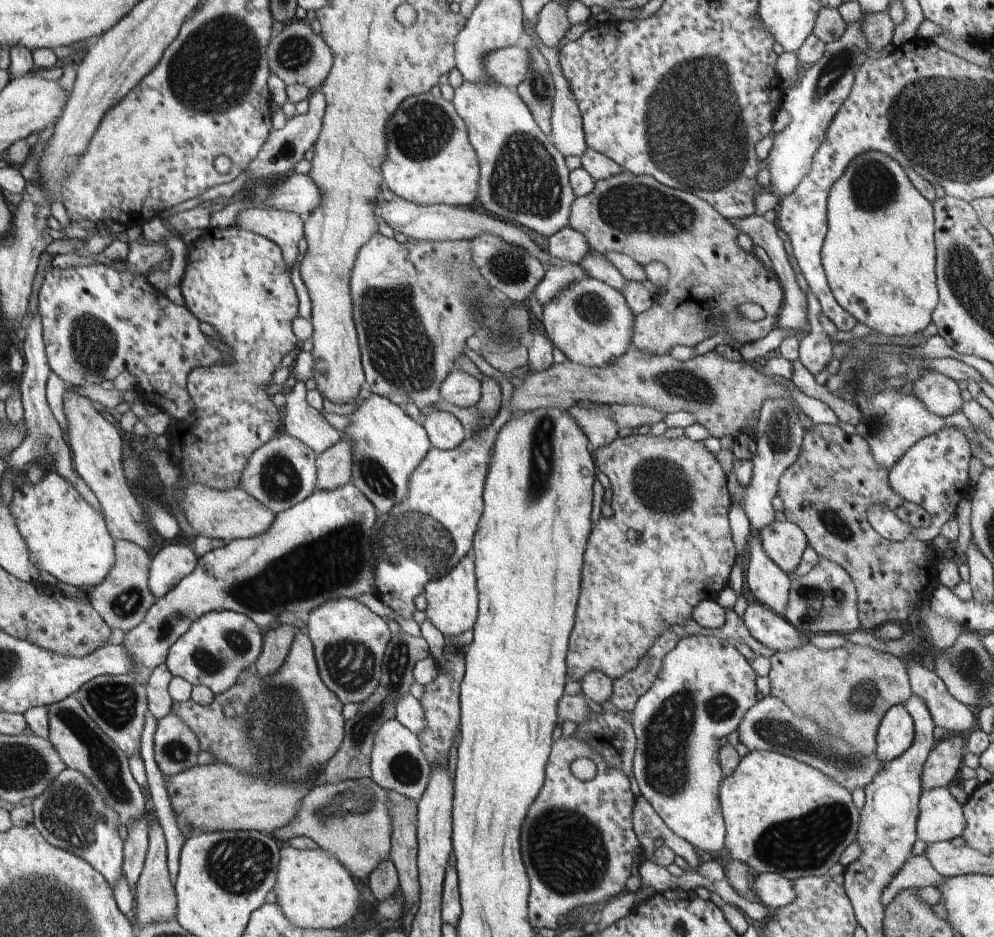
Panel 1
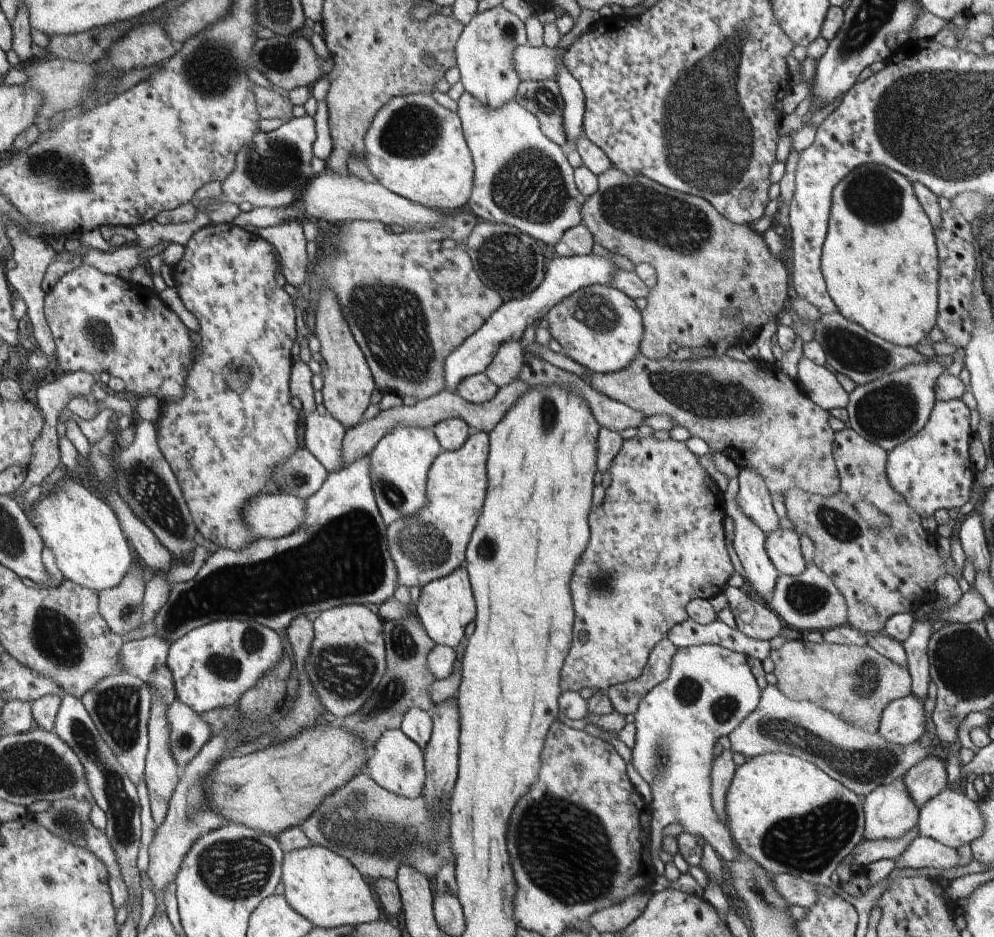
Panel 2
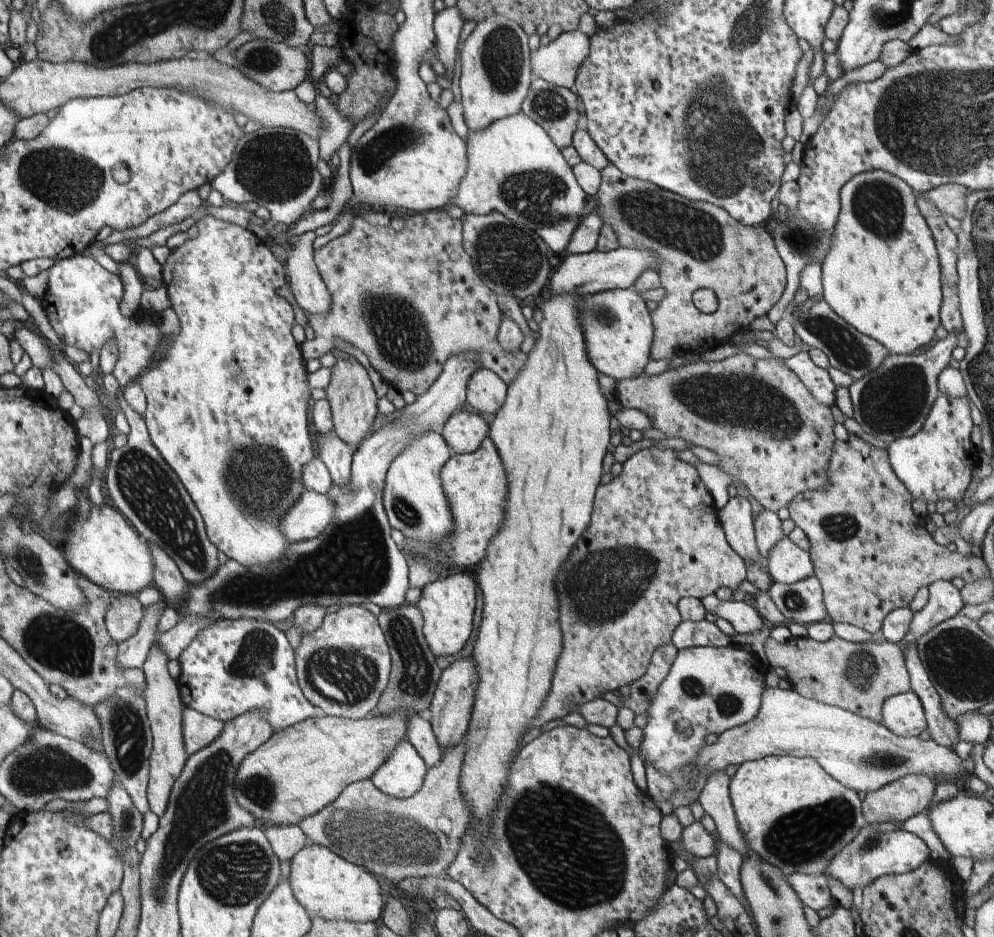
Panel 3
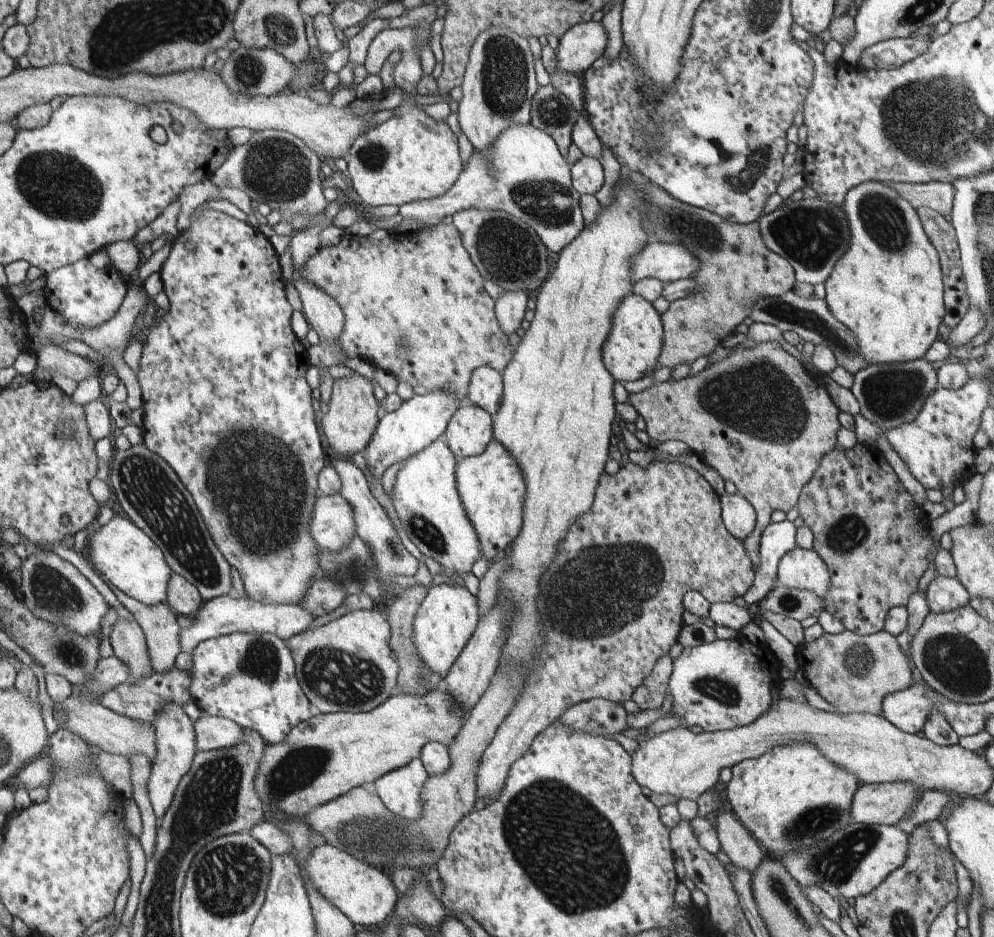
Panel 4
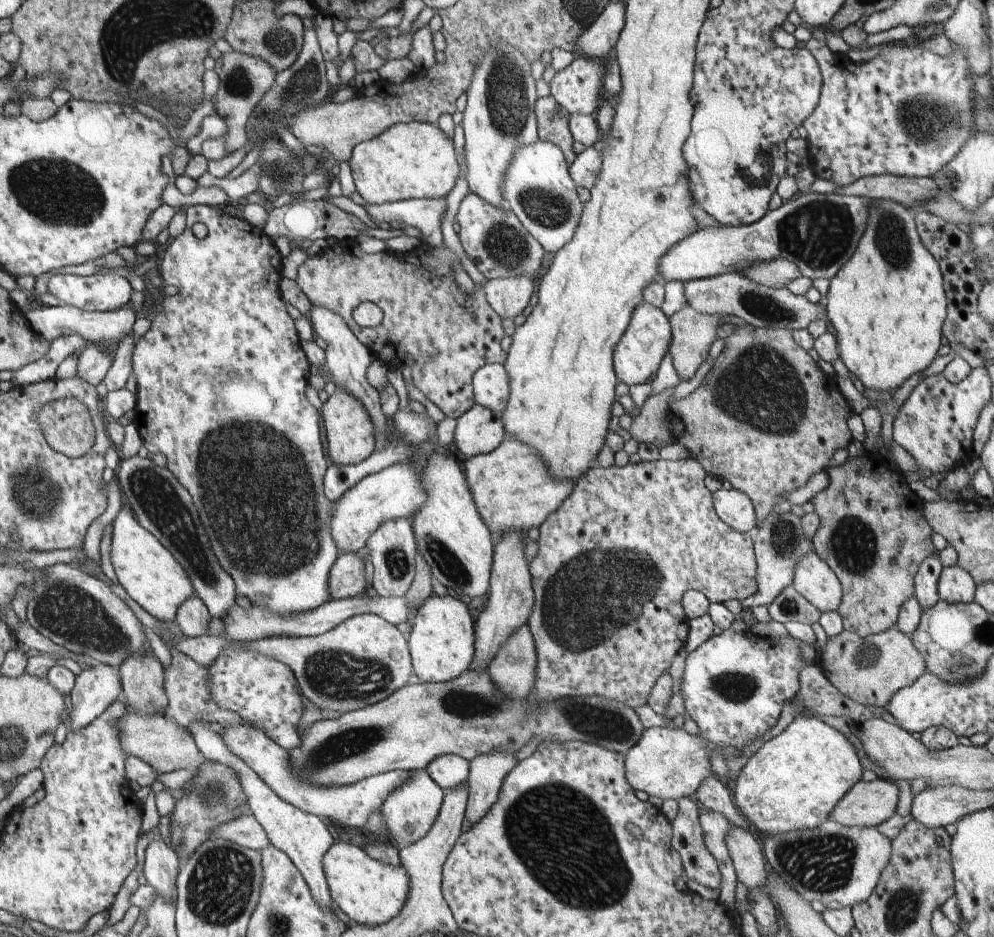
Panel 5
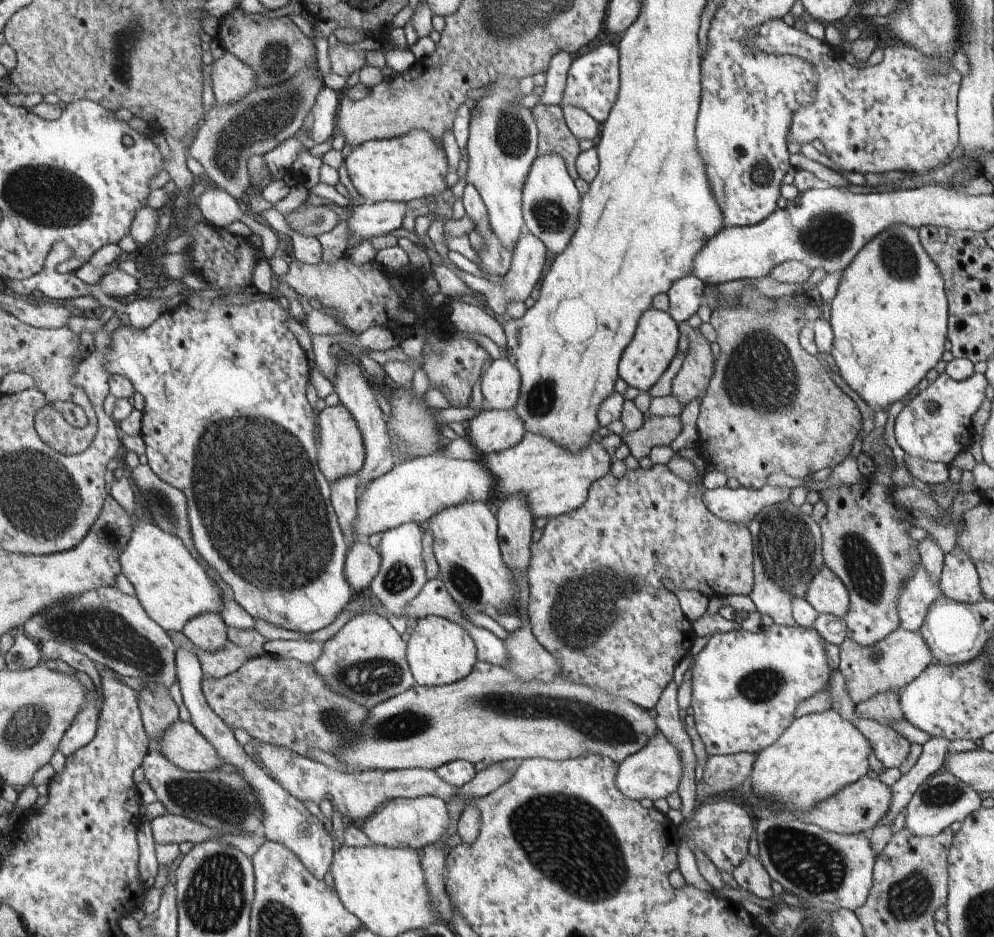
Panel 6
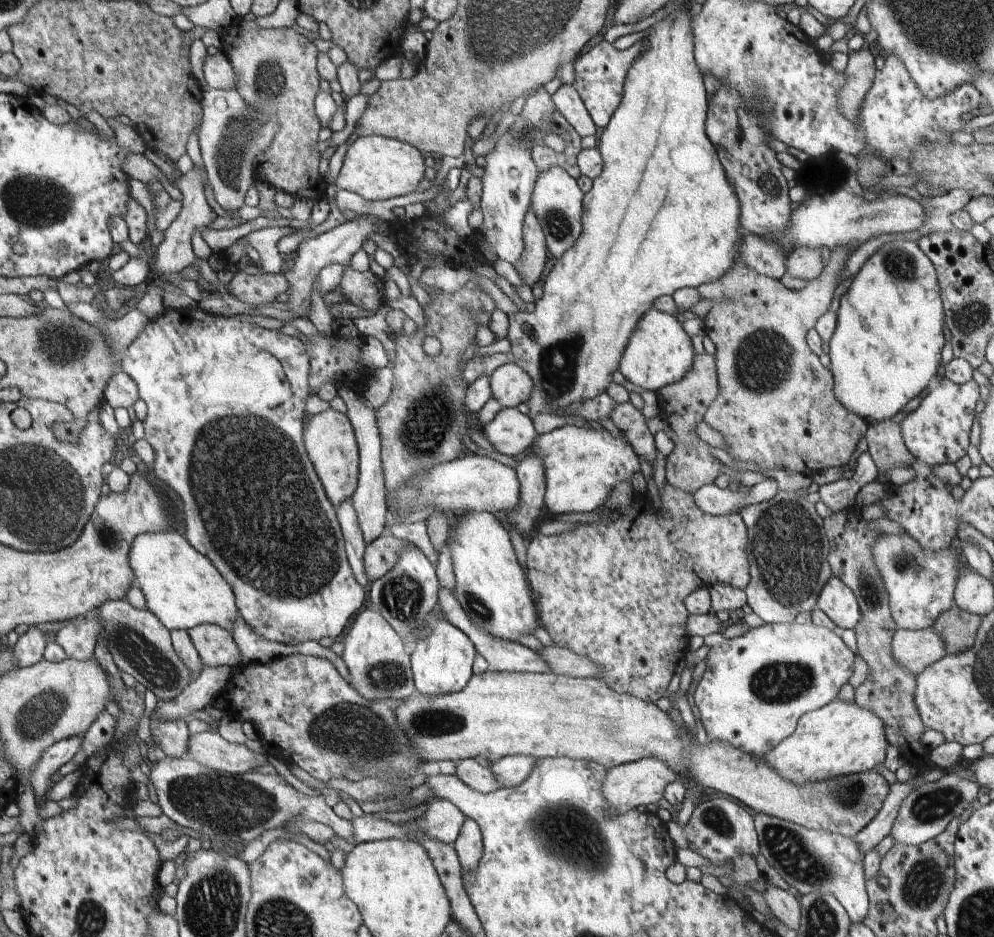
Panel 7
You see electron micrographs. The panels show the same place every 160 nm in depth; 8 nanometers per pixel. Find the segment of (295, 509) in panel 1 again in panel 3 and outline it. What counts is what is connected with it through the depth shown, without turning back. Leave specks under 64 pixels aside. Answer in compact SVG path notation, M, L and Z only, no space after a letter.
M460 353L450 357L443 366L443 372L440 373L438 380L426 393L398 411L397 419L393 423L383 425L375 433L370 433L370 436L366 436L354 449L354 464L352 464L349 483L345 485L332 483L327 492L328 499L333 500L335 513L333 521L326 525L320 534L308 540L290 543L283 559L265 565L244 567L236 559L228 559L203 583L188 584L189 589L183 598L183 603L174 606L180 616L178 622L195 615L200 619L215 615L222 619L256 619L284 623L290 622L296 610L304 605L320 605L326 608L334 604L343 607L372 602L381 609L391 609L406 602L406 591L410 588L410 563L406 554L402 553L400 546L390 535L390 520L383 505L383 488L387 470L393 458L396 458L414 437L426 431L439 431L447 418L466 404L467 384L472 373L478 368L482 366L479 366L479 356L476 353Z

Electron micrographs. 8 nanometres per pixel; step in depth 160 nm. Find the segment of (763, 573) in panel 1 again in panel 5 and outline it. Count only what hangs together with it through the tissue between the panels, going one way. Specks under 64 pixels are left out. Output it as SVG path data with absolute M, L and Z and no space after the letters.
M732 489L717 490L713 493L713 505L716 514L726 524L741 533L755 531L757 516L753 502L742 491Z

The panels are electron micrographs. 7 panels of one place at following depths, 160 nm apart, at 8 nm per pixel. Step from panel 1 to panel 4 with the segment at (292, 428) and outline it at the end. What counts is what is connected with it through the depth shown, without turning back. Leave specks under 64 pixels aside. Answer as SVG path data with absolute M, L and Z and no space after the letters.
M333 455L330 463L338 473L341 480L341 487L338 493L344 496L351 504L353 510L353 517L355 518L355 532L369 544L369 547L376 554L377 565L383 574L383 581L389 585L391 580L398 575L403 577L411 577L418 572L418 560L410 554L404 547L396 530L392 528L392 524L388 515L383 510L383 507L376 501L372 492L368 488L368 482L362 470L351 462L349 458L343 458Z

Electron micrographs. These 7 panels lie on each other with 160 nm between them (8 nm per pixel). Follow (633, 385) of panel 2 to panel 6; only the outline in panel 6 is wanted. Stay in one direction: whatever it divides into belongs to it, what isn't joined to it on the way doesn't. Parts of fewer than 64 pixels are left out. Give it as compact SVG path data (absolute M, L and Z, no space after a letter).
M805 295L796 297L776 298L777 309L767 315L761 315L750 309L728 308L718 309L711 314L710 323L717 332L717 343L720 346L720 355L716 359L713 369L713 375L709 380L706 394L700 404L699 414L696 421L698 430L698 451L702 454L708 464L712 464L716 471L723 472L727 478L736 478L743 487L749 489L762 488L768 482L770 474L786 474L786 476L806 477L821 468L834 468L846 458L852 450L852 444L856 440L858 431L862 427L862 417L860 409L856 402L843 392L838 384L828 376L824 366L820 364L819 359L803 349L799 342L799 334L804 326L810 324L803 315L803 306L808 305L808 298Z

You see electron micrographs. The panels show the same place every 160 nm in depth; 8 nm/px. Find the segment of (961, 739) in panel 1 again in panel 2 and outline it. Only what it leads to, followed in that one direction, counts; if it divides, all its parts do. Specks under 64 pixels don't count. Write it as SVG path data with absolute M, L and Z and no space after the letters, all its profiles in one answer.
M930 754L909 768L903 776L903 781L918 808L922 808L925 802L948 786L946 764L945 756Z

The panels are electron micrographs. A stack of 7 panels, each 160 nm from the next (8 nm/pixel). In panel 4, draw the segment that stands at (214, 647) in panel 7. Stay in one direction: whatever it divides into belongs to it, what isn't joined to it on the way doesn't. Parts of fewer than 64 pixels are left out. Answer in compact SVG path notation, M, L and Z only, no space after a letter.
M171 572L171 580L168 581L166 603L177 616L194 618L203 603L198 589L180 576L177 572Z

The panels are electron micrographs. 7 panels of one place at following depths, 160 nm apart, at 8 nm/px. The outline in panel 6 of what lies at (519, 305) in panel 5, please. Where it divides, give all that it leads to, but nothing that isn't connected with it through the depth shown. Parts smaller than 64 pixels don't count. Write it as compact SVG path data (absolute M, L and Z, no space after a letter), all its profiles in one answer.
M525 231L515 244L514 249L515 254L513 255L511 268L498 282L492 282L484 277L463 272L462 277L468 288L470 288L470 292L480 293L486 298L489 312L504 314L507 312L507 306L512 301L524 303L524 301L530 297L530 292L538 287L545 275L544 266L546 266L546 252L548 252L548 249L540 242L537 236Z

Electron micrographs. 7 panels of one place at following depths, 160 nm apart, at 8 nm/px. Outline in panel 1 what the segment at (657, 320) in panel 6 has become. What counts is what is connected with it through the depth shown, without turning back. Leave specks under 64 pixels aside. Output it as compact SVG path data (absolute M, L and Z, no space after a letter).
M586 276L578 282L572 282L560 294L542 306L542 321L537 328L542 330L554 347L560 349L566 358L587 368L606 368L607 365L616 362L628 352L632 345L635 332L635 314L628 306L627 299L622 292L599 279Z

